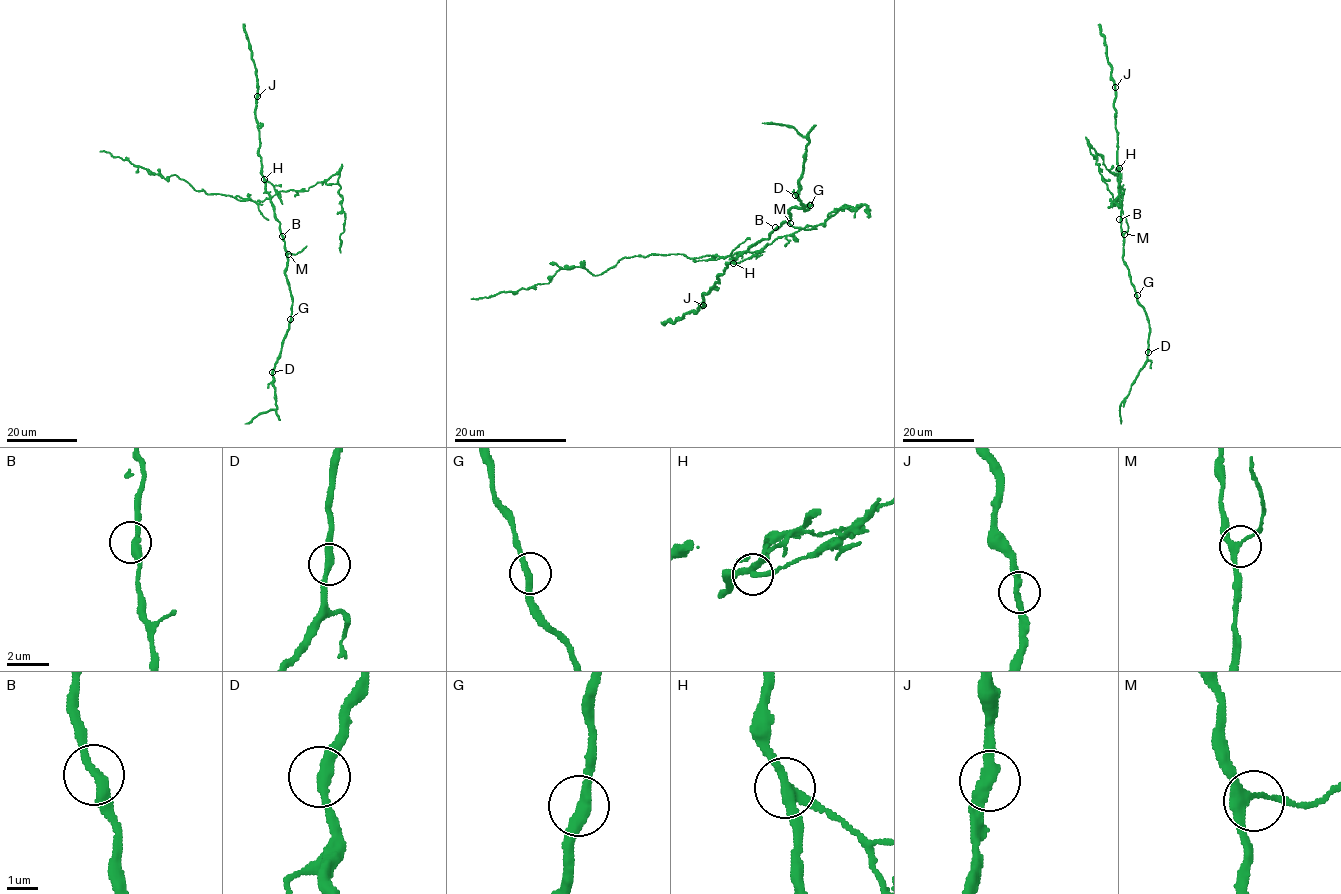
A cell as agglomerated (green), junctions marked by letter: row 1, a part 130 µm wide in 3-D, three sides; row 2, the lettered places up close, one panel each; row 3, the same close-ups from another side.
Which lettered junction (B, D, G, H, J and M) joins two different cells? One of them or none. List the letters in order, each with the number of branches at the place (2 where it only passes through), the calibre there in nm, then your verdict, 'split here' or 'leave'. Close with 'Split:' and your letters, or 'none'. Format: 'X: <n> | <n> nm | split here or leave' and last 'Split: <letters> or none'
B: 2 | 320 nm | leave
D: 2 | 320 nm | leave
G: 2 | 340 nm | leave
H: 3 | 280 nm | split here
J: 2 | 320 nm | leave
M: 3 | 240 nm | leave
Split: H

